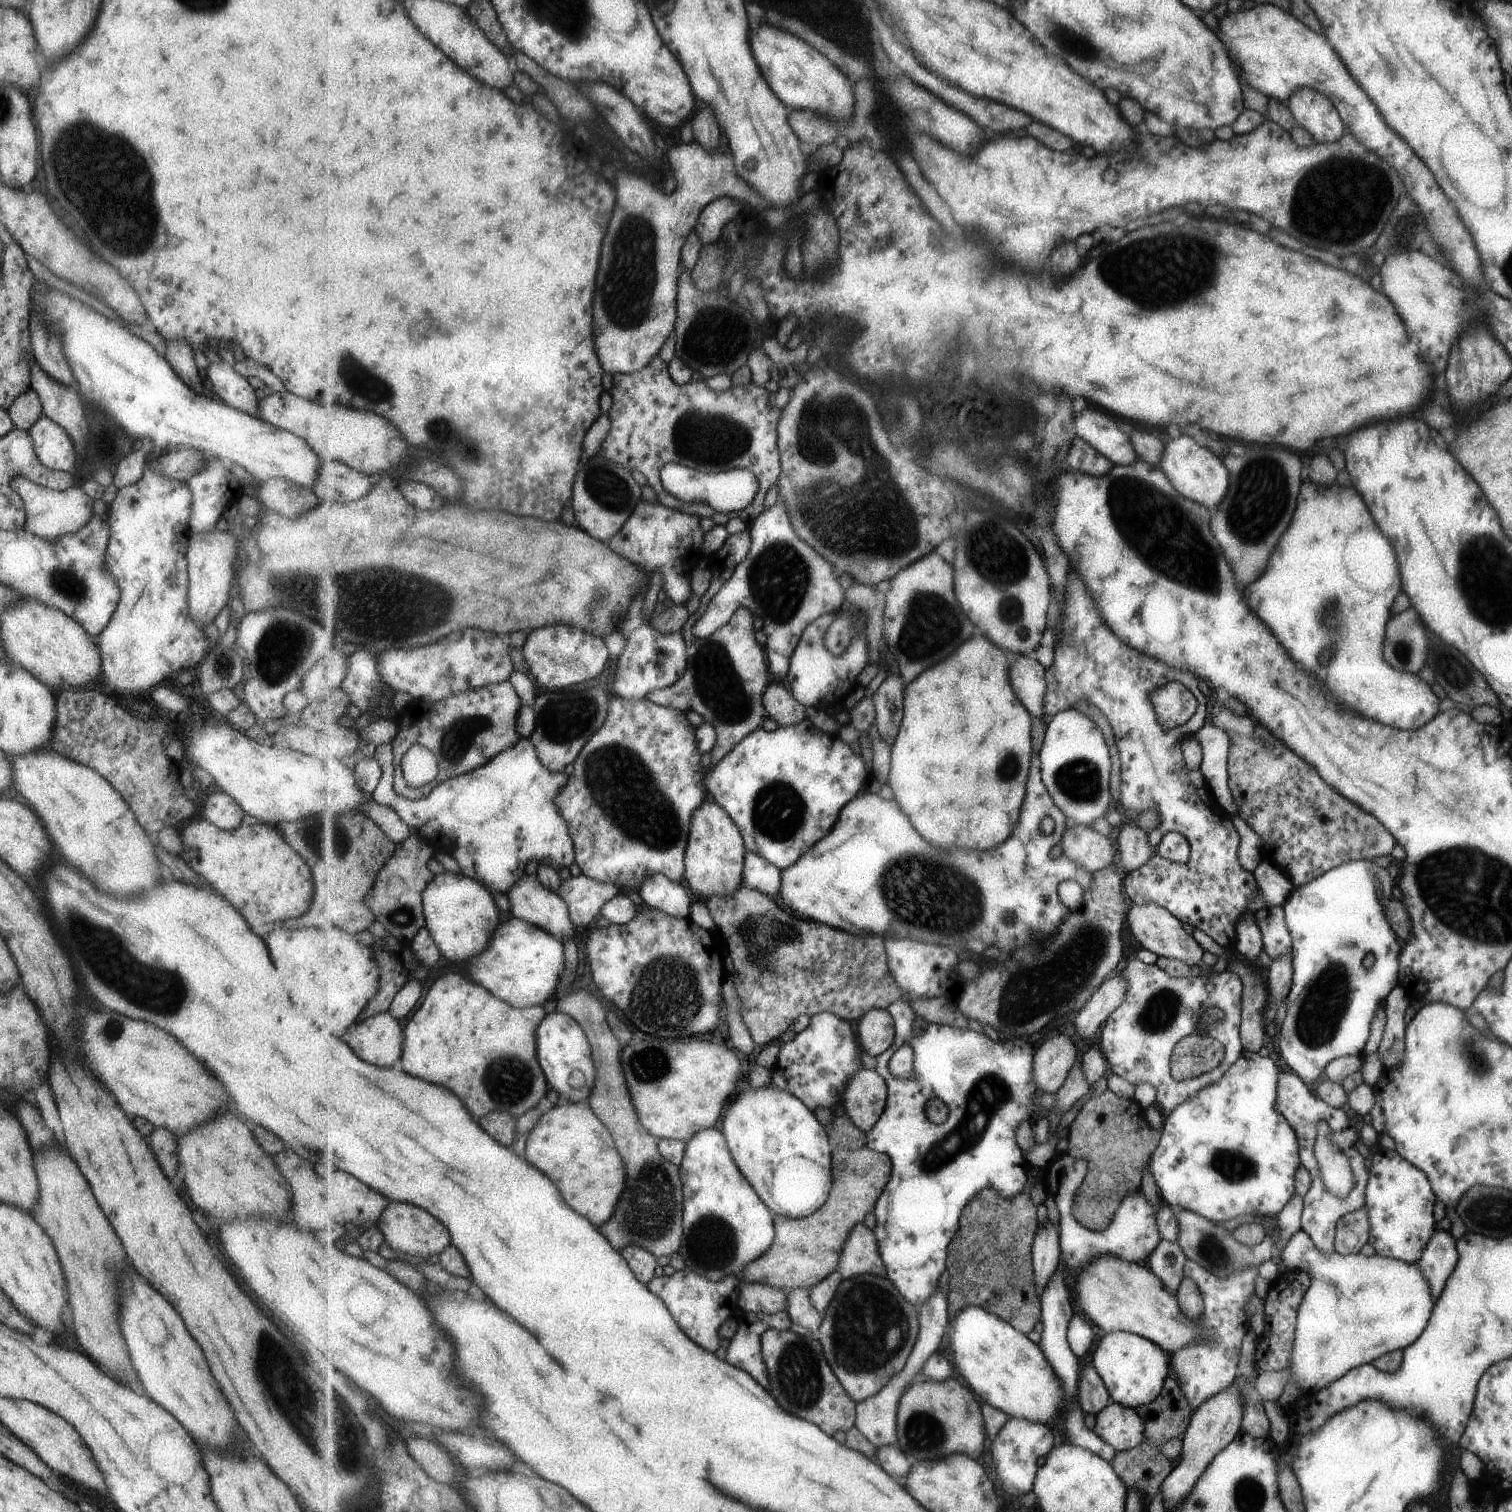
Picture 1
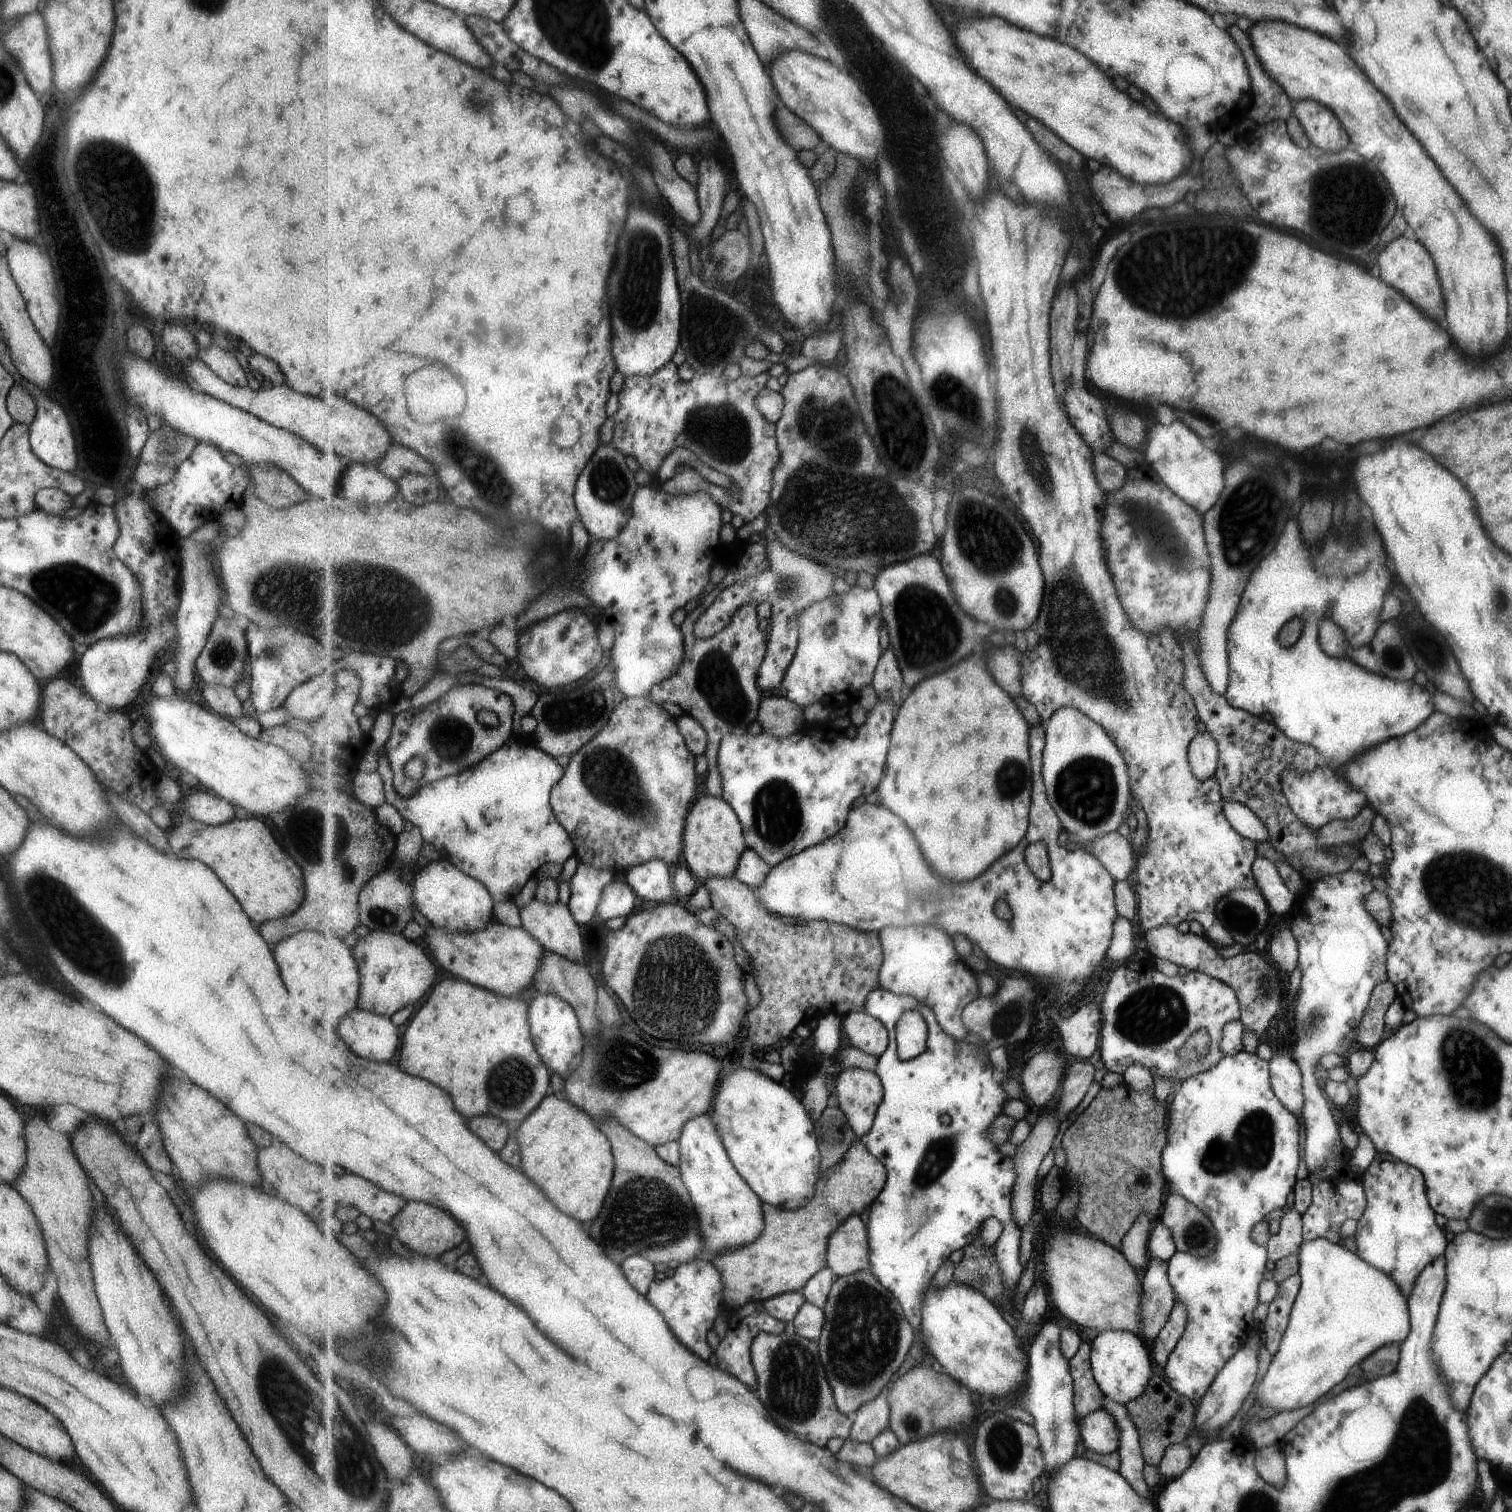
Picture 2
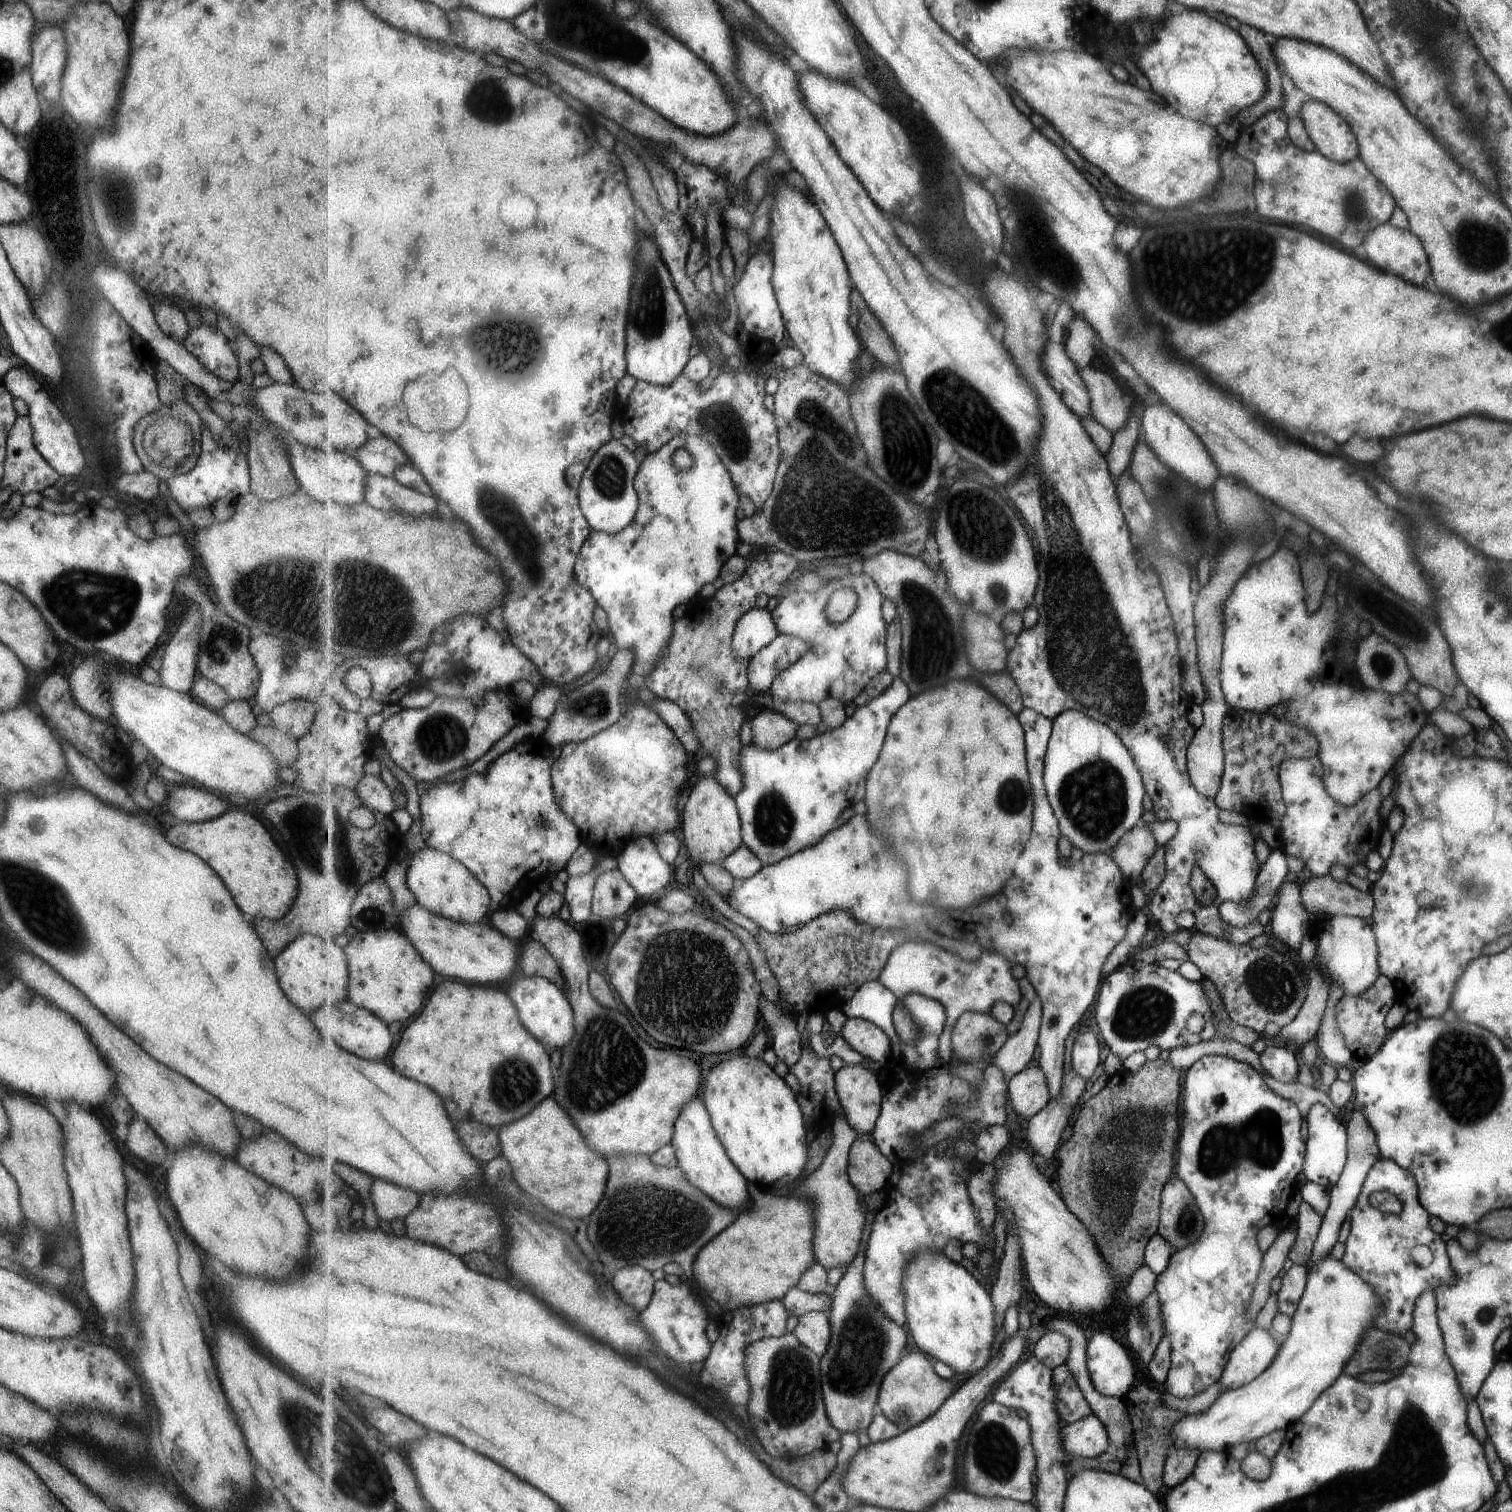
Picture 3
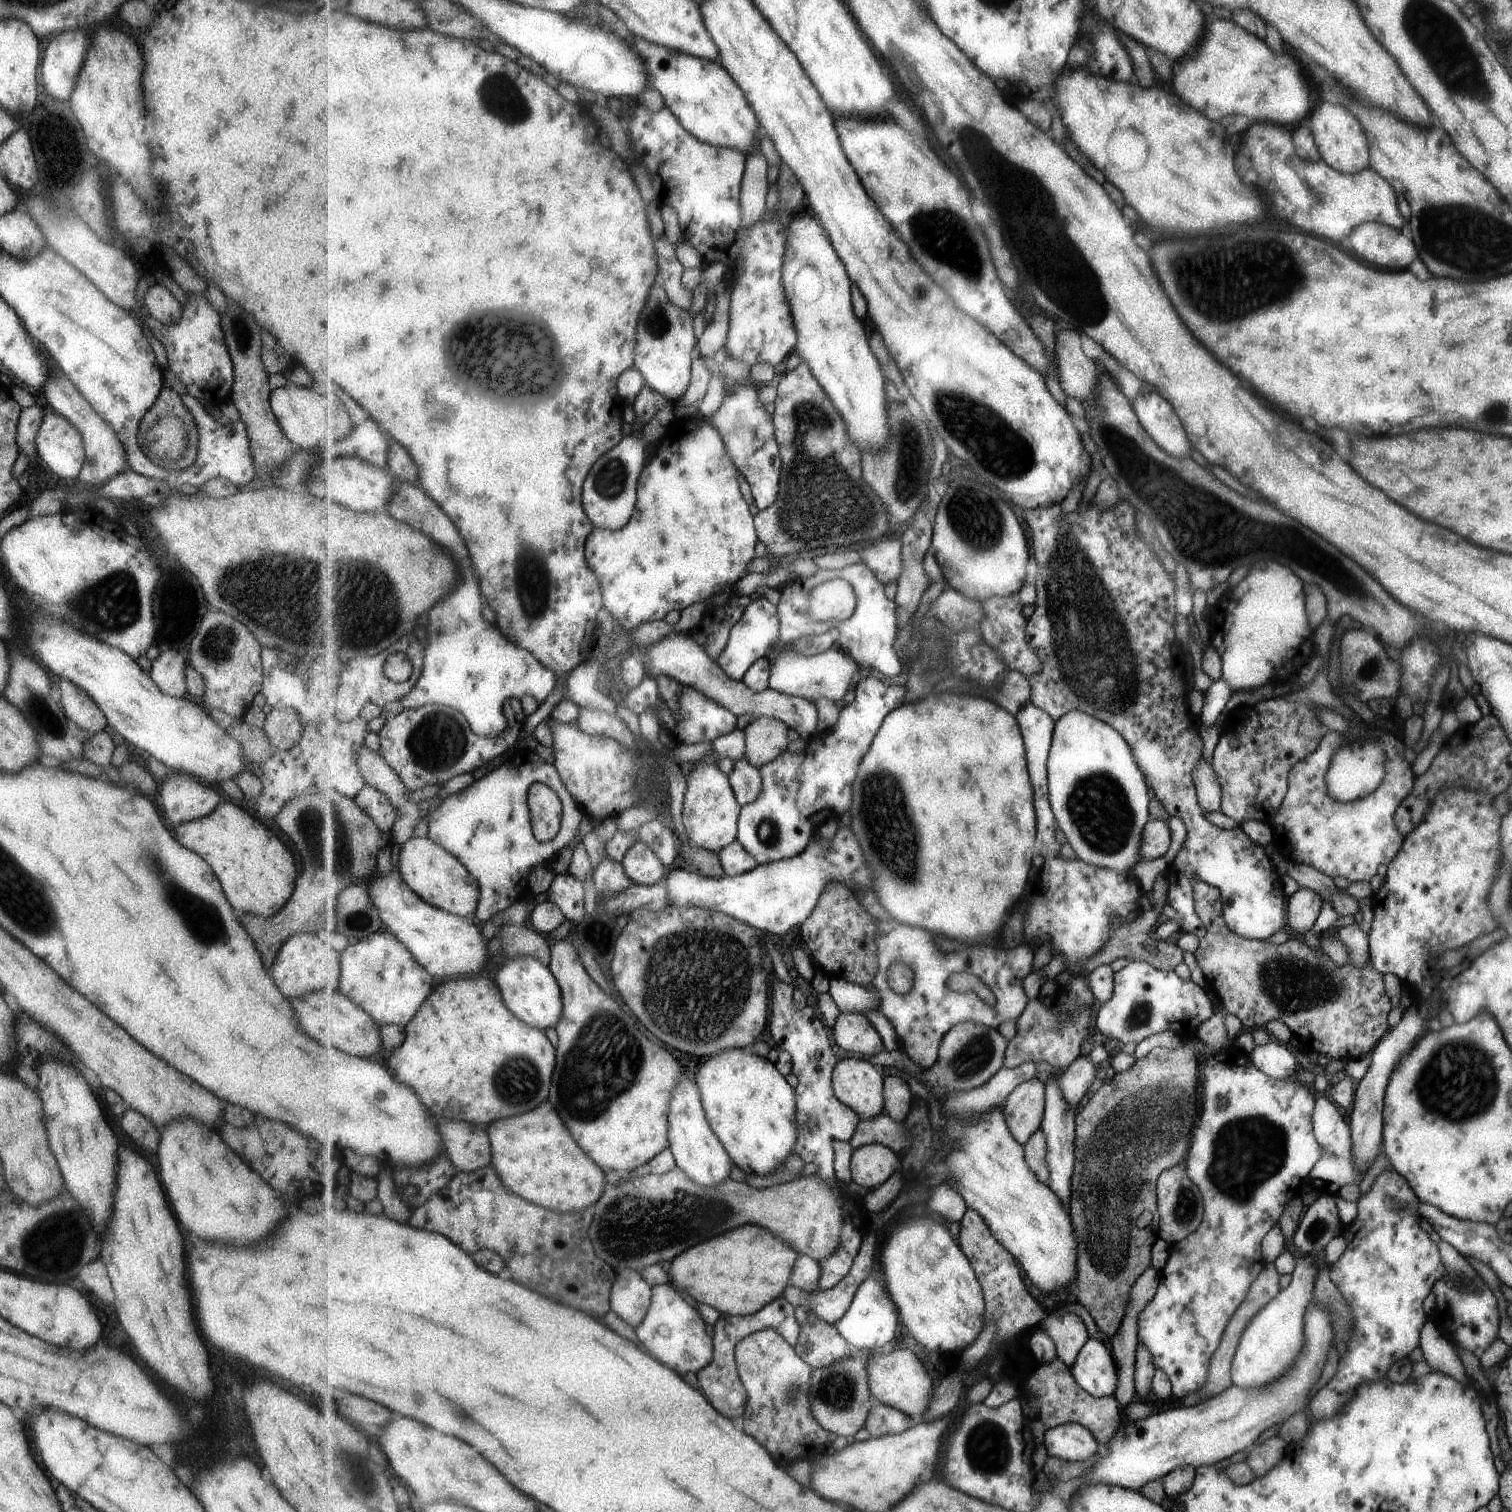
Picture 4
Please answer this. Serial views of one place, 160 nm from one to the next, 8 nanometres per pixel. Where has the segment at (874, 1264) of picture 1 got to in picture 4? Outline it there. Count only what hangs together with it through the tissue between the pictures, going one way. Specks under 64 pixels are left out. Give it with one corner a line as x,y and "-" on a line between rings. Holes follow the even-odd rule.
681,1167
663,1174
643,1175
636,1177
623,1176
616,1185
609,1185
603,1196
593,1205
595,1222
591,1226
591,1240
595,1242
597,1254
612,1264
617,1272
627,1269
643,1270
651,1264
675,1260
679,1254
689,1250
691,1246
709,1240
713,1236
723,1234
728,1230
745,1223
760,1224
779,1235
789,1246
800,1255
809,1255
821,1262
832,1255
840,1247
842,1226
845,1222
844,1191
853,1197
861,1197
868,1193
859,1181
851,1183
837,1177
836,1182
825,1180
817,1172
803,1175
790,1183
772,1186
766,1189
756,1189
747,1183
736,1182
733,1179
723,1181
717,1186
708,1187
695,1182

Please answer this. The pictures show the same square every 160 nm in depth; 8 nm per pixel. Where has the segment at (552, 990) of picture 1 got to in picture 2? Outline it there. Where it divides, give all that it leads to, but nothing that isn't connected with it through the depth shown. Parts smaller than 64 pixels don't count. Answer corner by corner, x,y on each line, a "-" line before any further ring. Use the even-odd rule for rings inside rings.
491,922
483,930
472,933
451,933
431,924
424,937
435,959
451,974
506,997
533,988
535,975
547,952
523,925
512,927
501,922

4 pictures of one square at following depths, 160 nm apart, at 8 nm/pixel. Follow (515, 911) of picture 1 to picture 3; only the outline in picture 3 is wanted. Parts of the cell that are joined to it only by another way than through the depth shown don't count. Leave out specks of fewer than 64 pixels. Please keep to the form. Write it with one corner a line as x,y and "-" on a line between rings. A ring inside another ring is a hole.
539,917
534,920
531,938
542,942
554,954
562,975
566,978
567,996
574,1007
576,1022
575,1038
562,1050
563,1062
560,1062
557,1080
557,1096
559,1104
575,1118
577,1126
585,1134
591,1148
601,1153
605,1158
614,1156
615,1153
637,1153
651,1156
665,1145
672,1144
675,1125
683,1107
699,1094
701,1074
699,1064
691,1058
683,1058
677,1054
669,1054
663,1048
655,1048
647,1044
637,1030
633,1028
631,1020
613,1010
603,1006
593,996
590,989
590,974
592,968
587,960
583,947
582,935
573,925
571,920
561,918

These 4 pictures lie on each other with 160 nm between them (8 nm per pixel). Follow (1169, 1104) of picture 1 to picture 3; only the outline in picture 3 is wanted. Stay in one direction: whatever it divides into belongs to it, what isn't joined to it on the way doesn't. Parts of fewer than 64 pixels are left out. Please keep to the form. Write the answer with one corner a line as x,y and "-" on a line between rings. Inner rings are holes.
1128,960
1115,972
1102,981
1102,988
1098,995
1094,1017
1100,1029
1102,1040
1109,1046
1110,1052
1117,1055
1121,1061
1134,1052
1142,1052
1148,1046
1155,1044
1160,1050
1171,1050
1177,1047
1191,1046
1199,1041
1208,1041
1215,1034
1189,1033
1185,1029
1185,1020
1193,1013
1209,1016
1209,1002
1205,998
1201,981
1185,980
1177,971
1170,971
1156,963

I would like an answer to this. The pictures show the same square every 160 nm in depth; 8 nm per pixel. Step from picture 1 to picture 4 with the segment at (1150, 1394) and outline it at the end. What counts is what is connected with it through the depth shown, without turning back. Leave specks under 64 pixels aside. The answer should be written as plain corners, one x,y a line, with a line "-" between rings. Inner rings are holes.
1089,1339
1071,1368
1080,1386
1093,1396
1109,1397
1118,1389
1118,1362
1101,1340

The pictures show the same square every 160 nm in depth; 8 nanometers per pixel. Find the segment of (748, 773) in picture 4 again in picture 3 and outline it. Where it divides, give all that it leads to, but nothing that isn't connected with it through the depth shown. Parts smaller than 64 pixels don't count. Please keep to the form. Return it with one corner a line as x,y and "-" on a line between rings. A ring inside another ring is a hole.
773,546
769,547
766,558
757,560
756,554
747,555
748,567
743,576
735,582
724,584
710,599
700,599
685,615
674,620
674,633
668,650
656,664
655,670
647,677
646,686
657,697
666,701
676,702
692,720
695,732
702,741
706,754
713,757
718,764
714,777
733,795
737,796
743,788
743,773
738,769
738,760
742,753
742,726
745,724
743,707
751,694
750,660
738,659
734,653
734,634
739,620
757,604
761,594
767,597
782,598
786,593
786,585
792,580
799,569
799,560

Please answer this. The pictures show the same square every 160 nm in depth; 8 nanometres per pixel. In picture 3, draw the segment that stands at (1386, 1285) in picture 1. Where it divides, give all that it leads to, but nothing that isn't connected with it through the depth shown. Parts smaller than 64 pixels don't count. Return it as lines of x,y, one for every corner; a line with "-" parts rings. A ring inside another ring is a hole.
1329,1253
1310,1269
1303,1271
1306,1276
1304,1289
1298,1306
1290,1317
1289,1331
1280,1338
1279,1350
1274,1360
1253,1381
1236,1389
1225,1389
1205,1412
1197,1416
1186,1414
1179,1419
1168,1431
1168,1435
1174,1438
1172,1446
1197,1449
1199,1452
1207,1449
1228,1451
1228,1448
1238,1442
1259,1440
1275,1429
1285,1430
1287,1425
1297,1421
1337,1380
1347,1360
1355,1352
1363,1332
1369,1328
1369,1324
1374,1326
1374,1318
1379,1314
1380,1298
1370,1284
1349,1270
1341,1260
1332,1258

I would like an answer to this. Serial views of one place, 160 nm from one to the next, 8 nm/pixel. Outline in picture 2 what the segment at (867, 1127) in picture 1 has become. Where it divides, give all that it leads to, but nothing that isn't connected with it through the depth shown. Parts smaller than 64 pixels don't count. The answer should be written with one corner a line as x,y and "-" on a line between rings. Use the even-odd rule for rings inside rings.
843,1068
836,1084
841,1107
851,1128
861,1138
874,1128
874,1120
886,1090
877,1071

